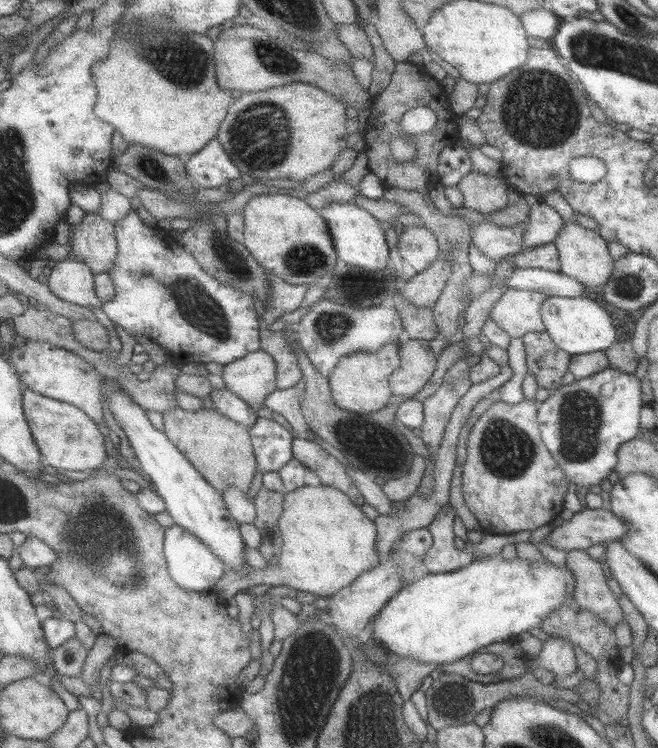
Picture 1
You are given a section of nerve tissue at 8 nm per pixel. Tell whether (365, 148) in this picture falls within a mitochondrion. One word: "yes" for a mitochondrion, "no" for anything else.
no

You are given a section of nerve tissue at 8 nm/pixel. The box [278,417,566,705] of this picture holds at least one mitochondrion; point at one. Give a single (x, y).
(509, 452)

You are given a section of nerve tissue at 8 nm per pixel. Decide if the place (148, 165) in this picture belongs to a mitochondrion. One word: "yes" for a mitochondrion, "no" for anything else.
yes

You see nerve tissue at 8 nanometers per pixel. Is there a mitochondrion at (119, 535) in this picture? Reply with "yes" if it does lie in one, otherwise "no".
yes

